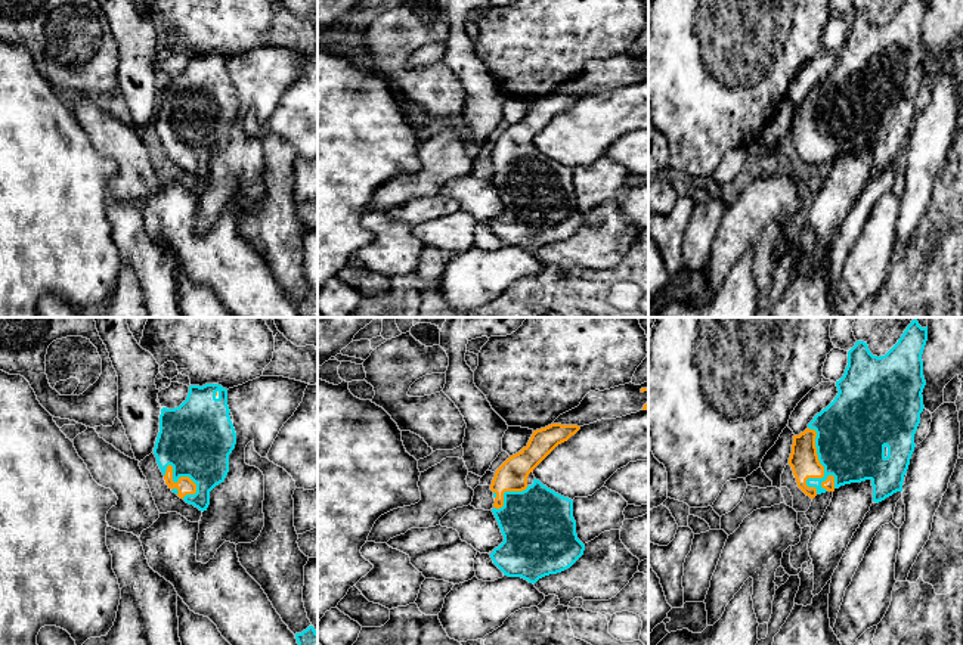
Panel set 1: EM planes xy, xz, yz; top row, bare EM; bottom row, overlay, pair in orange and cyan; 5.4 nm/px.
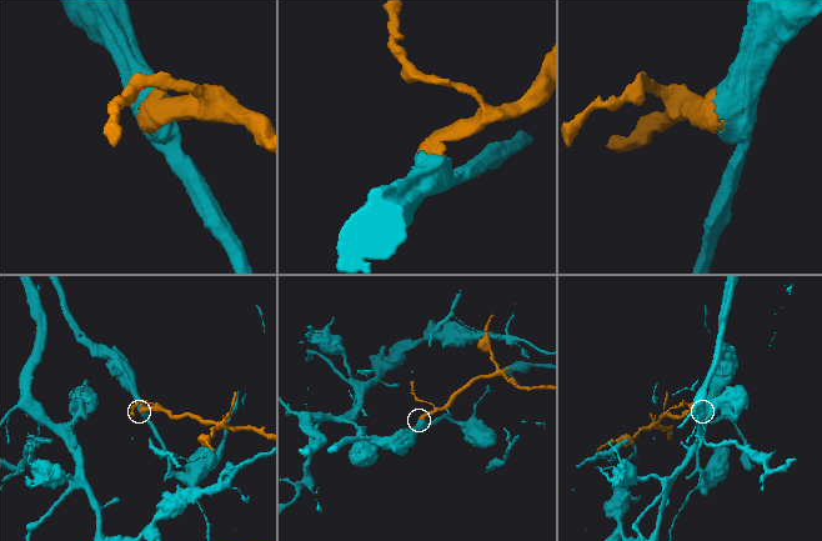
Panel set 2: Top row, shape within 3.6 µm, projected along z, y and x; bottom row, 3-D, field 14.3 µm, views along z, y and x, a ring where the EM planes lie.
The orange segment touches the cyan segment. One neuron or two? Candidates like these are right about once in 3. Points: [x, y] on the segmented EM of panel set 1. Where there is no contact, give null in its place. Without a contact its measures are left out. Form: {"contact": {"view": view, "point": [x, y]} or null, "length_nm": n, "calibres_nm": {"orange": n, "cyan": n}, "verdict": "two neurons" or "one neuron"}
{"contact": {"view": "yz", "point": [823, 468]}, "length_nm": 380, "calibres_nm": {"orange": 160, "cyan": 380}, "verdict": "one neuron"}

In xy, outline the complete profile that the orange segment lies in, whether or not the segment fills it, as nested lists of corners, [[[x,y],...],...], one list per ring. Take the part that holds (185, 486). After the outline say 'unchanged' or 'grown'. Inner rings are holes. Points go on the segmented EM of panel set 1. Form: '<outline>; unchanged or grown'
[[[219,384],[191,385],[186,400],[174,409],[161,409],[154,455],[168,489],[186,503],[207,511],[210,491],[225,481],[236,432],[229,416],[227,390]]]; grown

